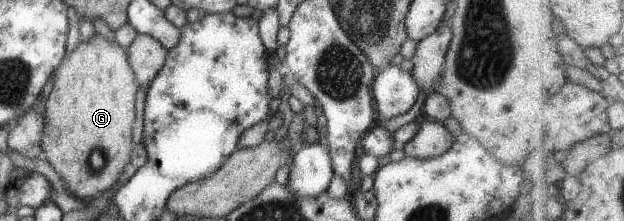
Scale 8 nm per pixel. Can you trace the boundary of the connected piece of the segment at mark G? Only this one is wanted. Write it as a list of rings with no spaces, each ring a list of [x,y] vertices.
[[[95,33],[91,39],[79,41],[75,49],[69,54],[65,53],[61,62],[53,69],[51,91],[43,107],[41,158],[59,174],[65,182],[67,192],[83,201],[90,201],[95,193],[105,192],[118,182],[123,168],[129,164],[130,153],[135,146],[131,141],[131,130],[137,82],[133,77],[127,52],[117,43],[107,41]]]

